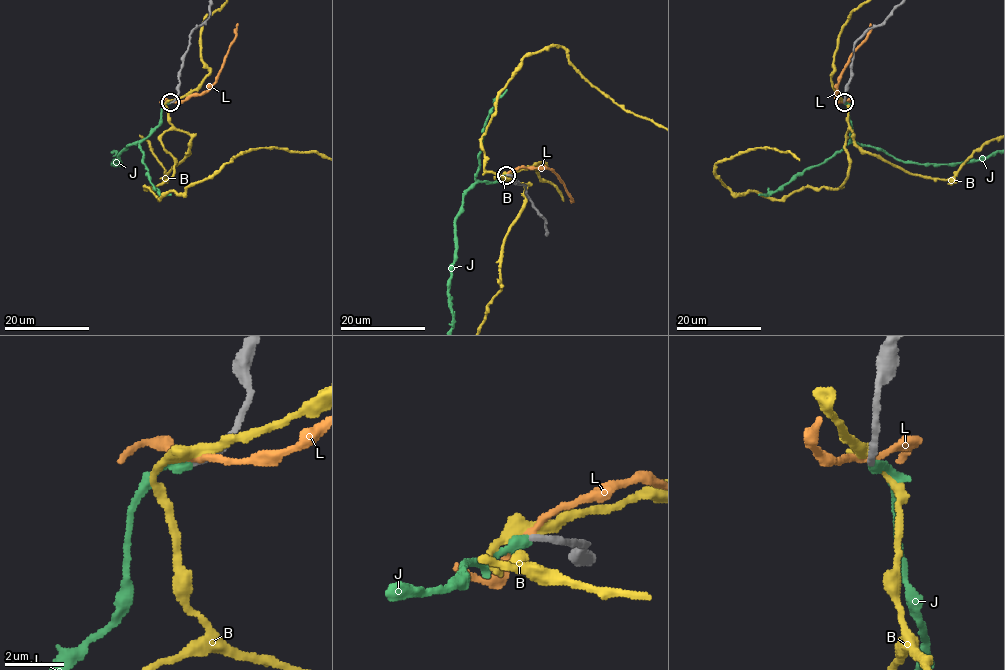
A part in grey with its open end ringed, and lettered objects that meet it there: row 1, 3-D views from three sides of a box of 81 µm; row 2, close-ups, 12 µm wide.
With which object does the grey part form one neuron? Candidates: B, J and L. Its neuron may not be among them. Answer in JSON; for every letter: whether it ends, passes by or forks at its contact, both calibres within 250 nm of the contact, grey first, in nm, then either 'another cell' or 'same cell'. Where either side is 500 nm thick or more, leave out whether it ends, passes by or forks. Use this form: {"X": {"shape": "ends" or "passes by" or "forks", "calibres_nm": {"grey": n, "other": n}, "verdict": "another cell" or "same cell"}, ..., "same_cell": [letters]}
{"B": {"shape": "passes by", "calibres_nm": {"grey": 280, "other": 400}, "verdict": "another cell"}, "J": {"shape": "ends", "calibres_nm": {"grey": 220, "other": 360}, "verdict": "same cell"}, "L": {"shape": "passes by", "calibres_nm": {"grey": 220, "other": 200}, "verdict": "another cell"}, "same_cell": ["J"]}

